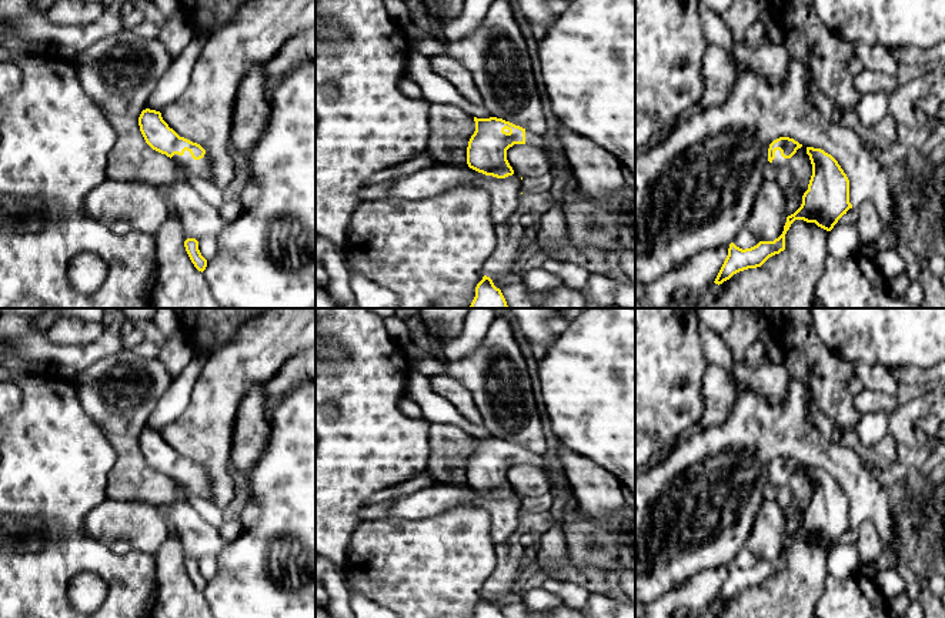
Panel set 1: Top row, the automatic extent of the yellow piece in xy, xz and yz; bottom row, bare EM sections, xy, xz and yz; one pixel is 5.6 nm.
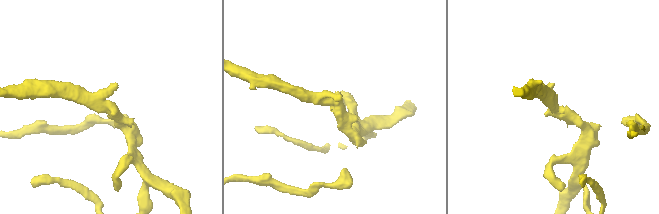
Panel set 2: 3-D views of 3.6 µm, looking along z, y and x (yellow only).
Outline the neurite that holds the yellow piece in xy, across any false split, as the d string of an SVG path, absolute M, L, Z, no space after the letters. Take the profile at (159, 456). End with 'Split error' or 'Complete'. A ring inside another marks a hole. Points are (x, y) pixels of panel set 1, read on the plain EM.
M146 428L138 437L140 451L146 462L156 471L181 482L191 492L208 498L213 481L208 472L197 462L180 457L163 440L161 432Z. Split error

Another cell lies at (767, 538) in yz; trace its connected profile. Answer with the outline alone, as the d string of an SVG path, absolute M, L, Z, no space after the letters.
M764 500L749 532L747 548L759 561L774 561L787 541L787 515L777 501Z

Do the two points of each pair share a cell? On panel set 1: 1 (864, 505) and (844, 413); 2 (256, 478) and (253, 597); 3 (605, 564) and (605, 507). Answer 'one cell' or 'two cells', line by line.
1: two cells
2: one cell
3: two cells

